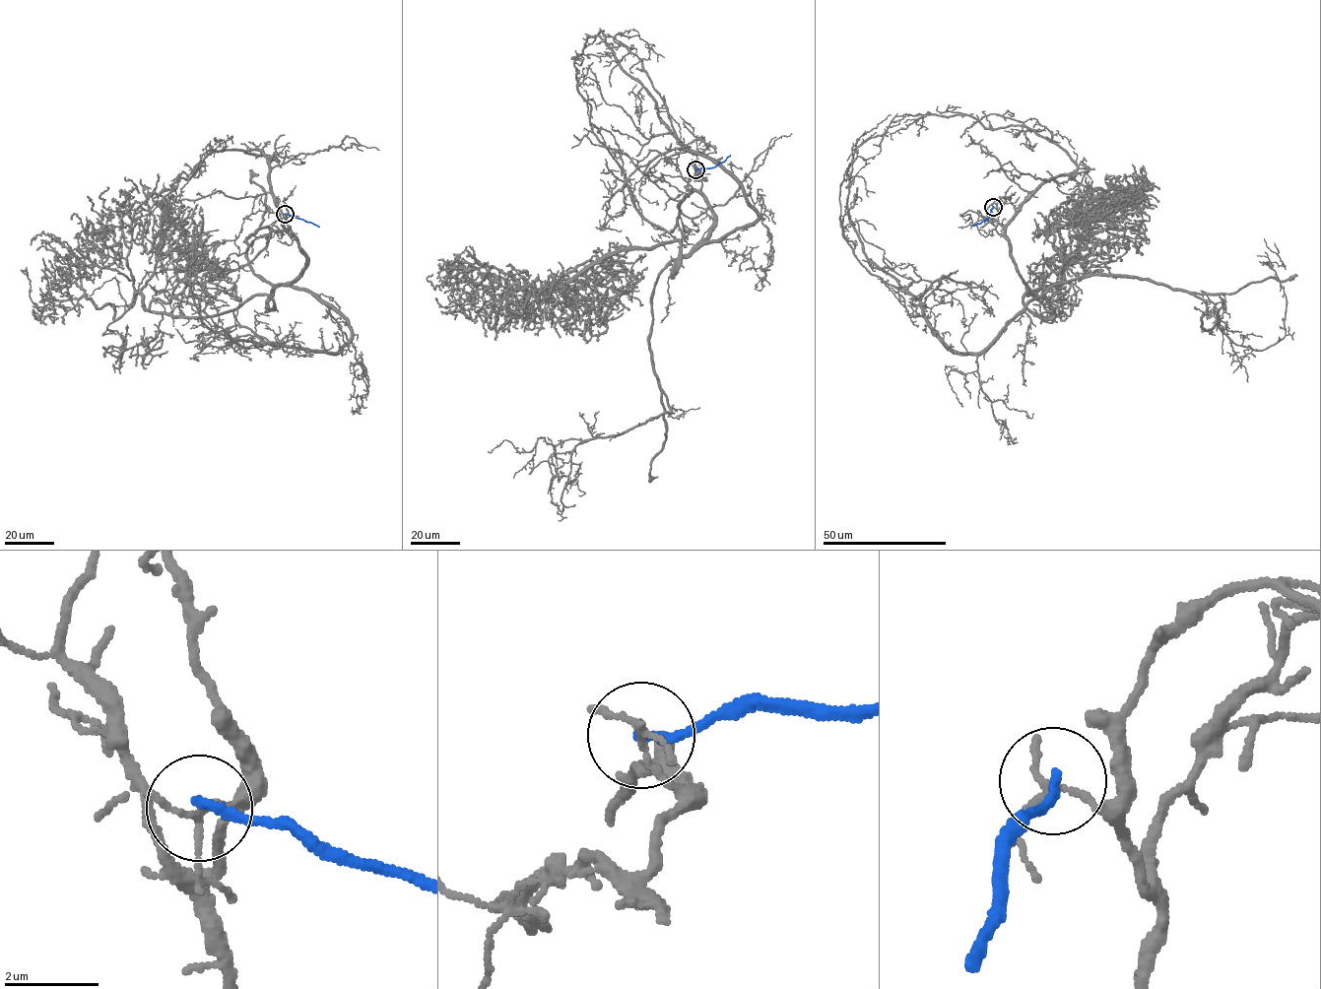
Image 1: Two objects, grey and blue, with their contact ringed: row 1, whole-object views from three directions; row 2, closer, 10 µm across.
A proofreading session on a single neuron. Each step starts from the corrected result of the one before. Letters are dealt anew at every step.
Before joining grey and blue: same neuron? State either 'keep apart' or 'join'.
keep apart

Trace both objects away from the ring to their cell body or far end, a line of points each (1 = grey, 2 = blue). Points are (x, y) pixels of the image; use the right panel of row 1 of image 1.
1: (993, 207), (1029, 291), (1149, 279), (1258, 350), (1286, 334), (1264, 238)
2: (993, 207), (988, 219), (973, 226)

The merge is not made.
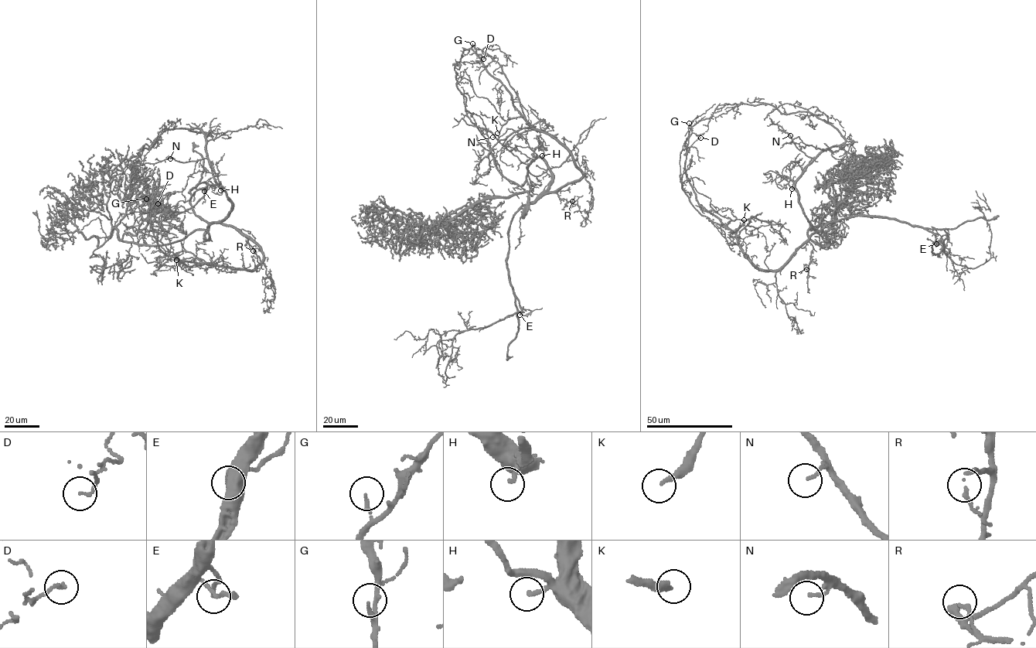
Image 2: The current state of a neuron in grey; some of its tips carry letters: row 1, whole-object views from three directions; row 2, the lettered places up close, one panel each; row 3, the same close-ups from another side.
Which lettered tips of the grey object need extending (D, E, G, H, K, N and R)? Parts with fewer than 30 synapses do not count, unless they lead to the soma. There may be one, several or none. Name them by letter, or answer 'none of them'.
H, K

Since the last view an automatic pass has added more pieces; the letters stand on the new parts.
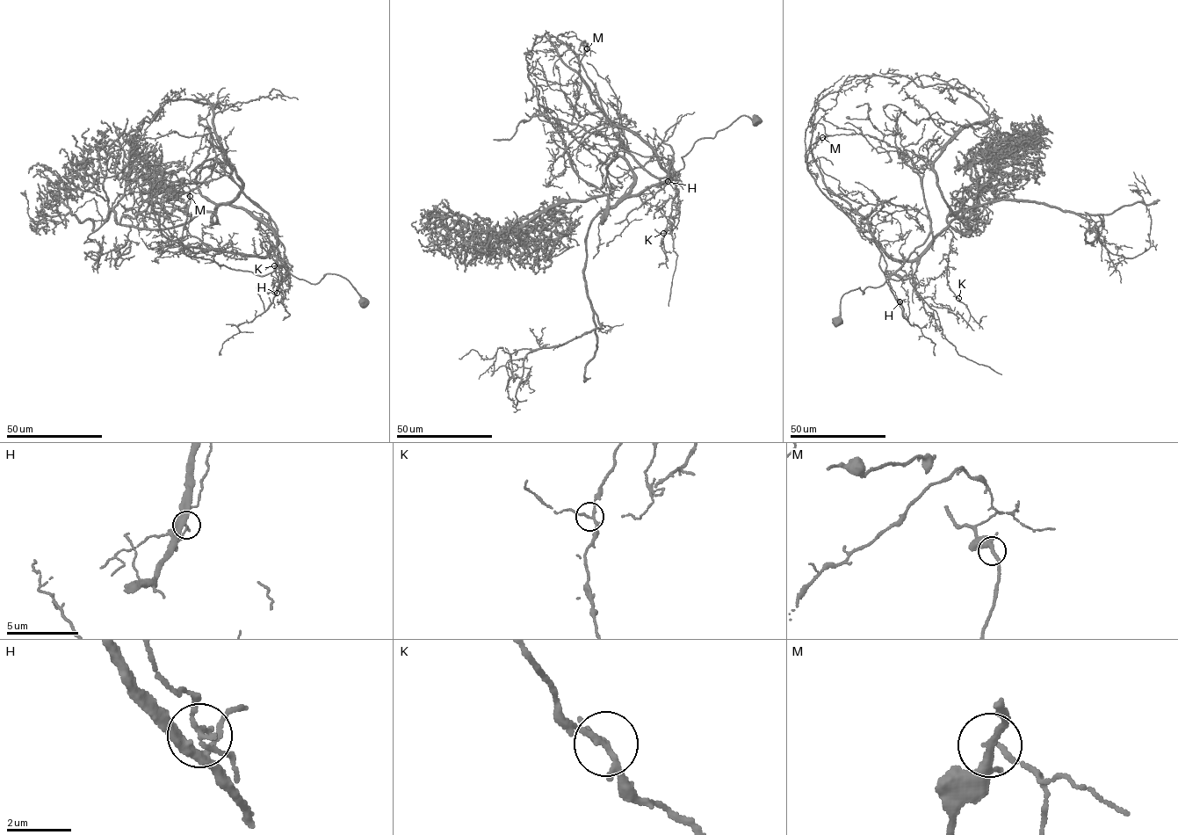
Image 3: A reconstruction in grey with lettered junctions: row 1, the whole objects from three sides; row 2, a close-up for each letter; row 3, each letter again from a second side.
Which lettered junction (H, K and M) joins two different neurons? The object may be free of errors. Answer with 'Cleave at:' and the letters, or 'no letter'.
Cleave at: H

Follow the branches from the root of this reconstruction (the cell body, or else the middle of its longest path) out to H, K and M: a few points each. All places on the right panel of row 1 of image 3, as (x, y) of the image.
H: (836, 321), (843, 294), (859, 286), (863, 294), (865, 288), (906, 275), (892, 274), (888, 280), (899, 301)
K: (836, 321), (844, 294), (859, 286), (863, 294), (906, 274), (925, 286), (946, 267), (950, 288), (958, 298)
M: (836, 321), (844, 294), (900, 279), (911, 263), (891, 258), (864, 218), (818, 186), (806, 156), (822, 137)

